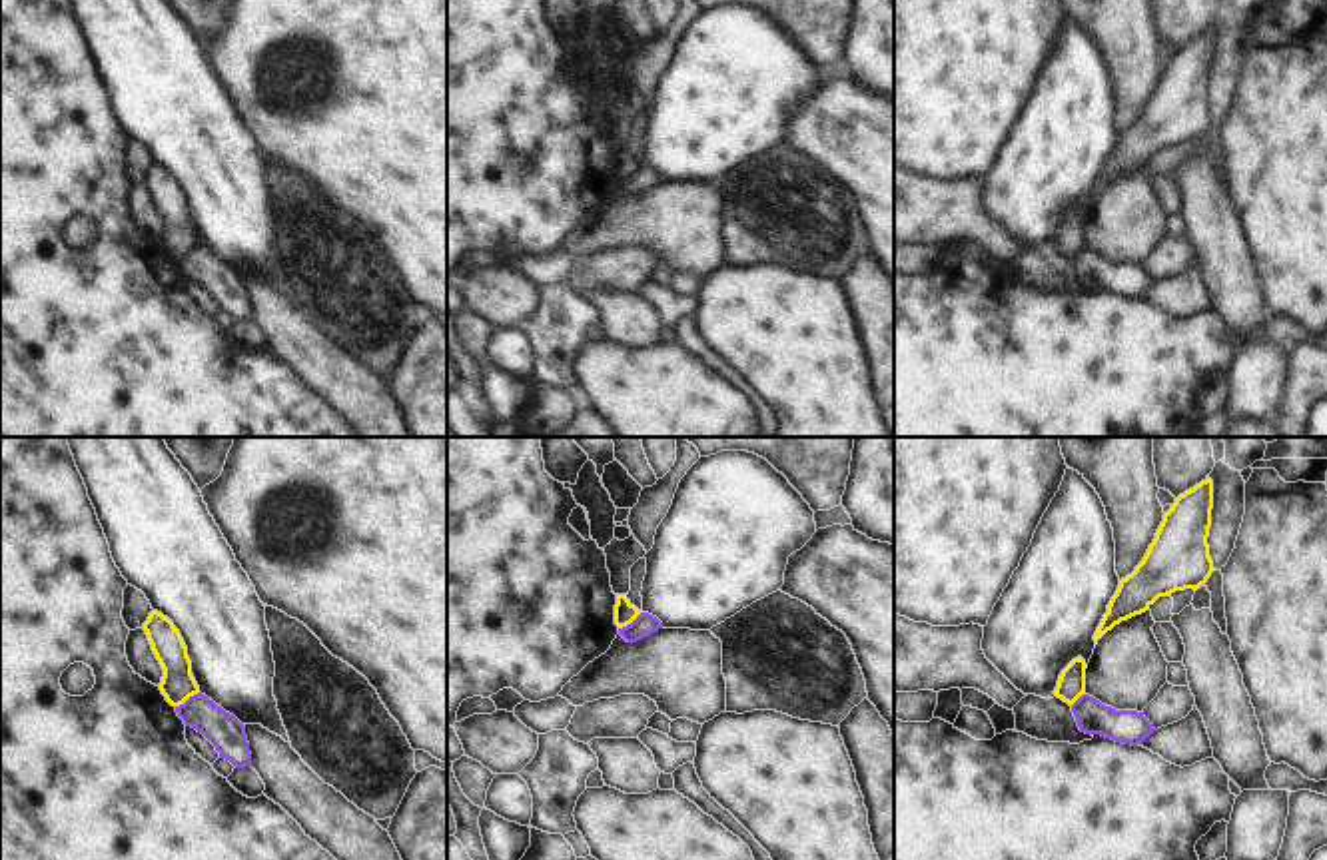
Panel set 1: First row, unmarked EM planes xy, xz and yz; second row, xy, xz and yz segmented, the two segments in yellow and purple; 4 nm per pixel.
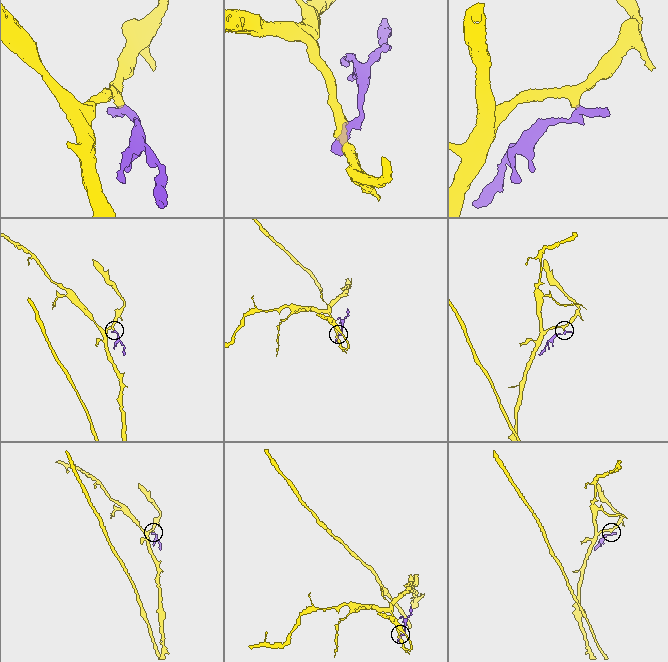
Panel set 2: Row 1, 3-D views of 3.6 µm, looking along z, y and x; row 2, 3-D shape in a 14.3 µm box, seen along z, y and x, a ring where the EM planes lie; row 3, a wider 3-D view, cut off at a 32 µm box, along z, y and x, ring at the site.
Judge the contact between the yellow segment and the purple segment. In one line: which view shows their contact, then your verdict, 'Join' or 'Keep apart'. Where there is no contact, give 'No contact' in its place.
Touches yellow in xy. Keep apart.

